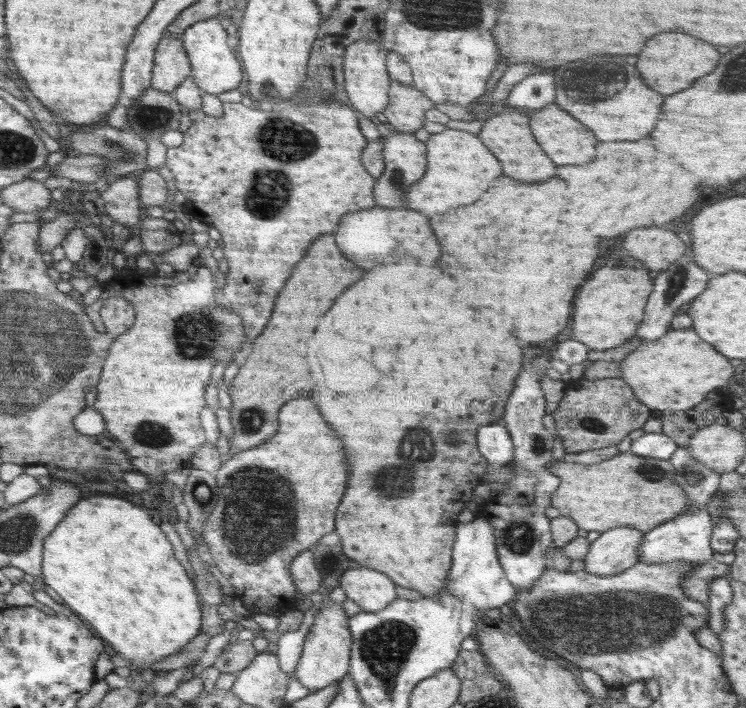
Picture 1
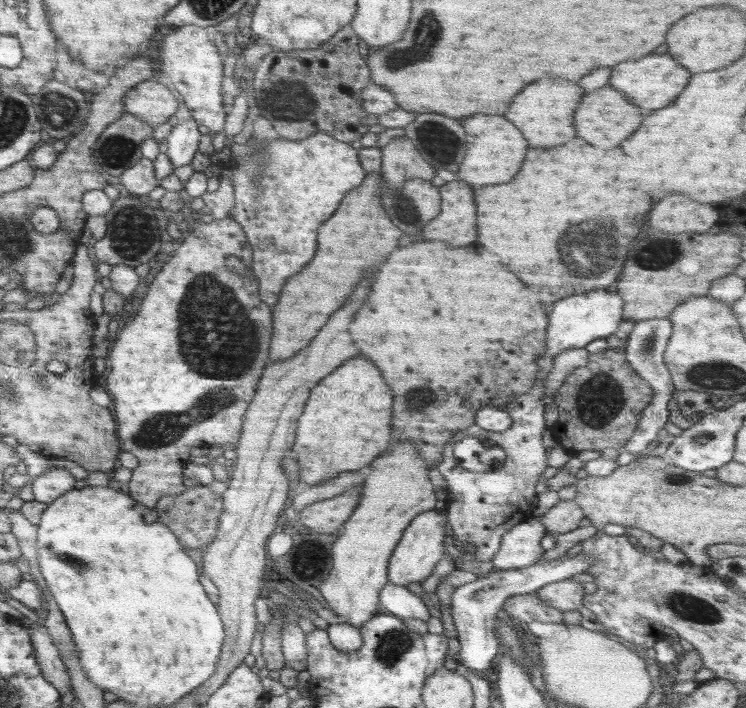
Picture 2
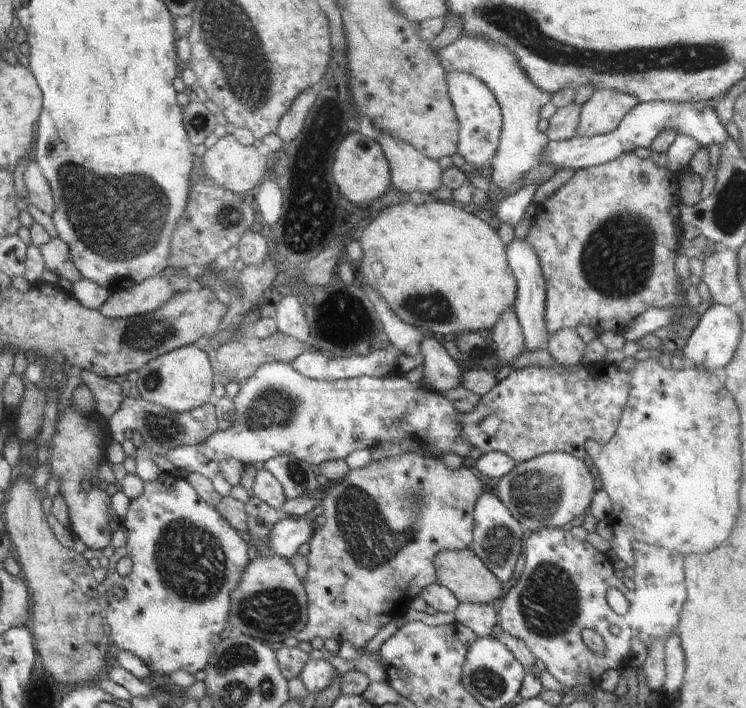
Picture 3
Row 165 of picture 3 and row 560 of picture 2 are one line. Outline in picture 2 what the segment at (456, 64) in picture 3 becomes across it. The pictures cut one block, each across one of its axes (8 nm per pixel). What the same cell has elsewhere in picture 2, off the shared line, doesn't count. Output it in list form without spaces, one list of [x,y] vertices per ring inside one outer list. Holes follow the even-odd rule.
[[[535,518],[516,524],[502,536],[499,549],[492,557],[494,570],[510,570],[533,565],[544,556],[540,540],[548,534],[547,528]]]

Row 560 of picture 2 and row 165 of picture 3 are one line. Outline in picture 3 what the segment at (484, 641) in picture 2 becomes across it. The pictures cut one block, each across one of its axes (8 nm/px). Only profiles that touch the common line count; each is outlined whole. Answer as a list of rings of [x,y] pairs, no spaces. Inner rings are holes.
[[[650,101],[638,103],[628,111],[620,121],[618,128],[605,135],[593,137],[574,136],[567,141],[550,141],[541,154],[541,162],[555,167],[555,170],[572,168],[572,170],[583,169],[594,165],[601,165],[618,155],[634,151],[638,146],[650,148],[652,141],[658,133],[666,127],[676,127],[677,132],[694,137],[702,147],[710,144],[720,144],[730,138],[730,135],[720,123],[718,115],[708,102],[696,103],[667,103],[666,101]]]

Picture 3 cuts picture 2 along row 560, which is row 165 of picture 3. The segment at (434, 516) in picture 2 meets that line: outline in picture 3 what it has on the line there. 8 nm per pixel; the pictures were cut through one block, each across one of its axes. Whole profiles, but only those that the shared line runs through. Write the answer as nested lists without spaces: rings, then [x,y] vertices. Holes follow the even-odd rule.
[[[375,128],[375,134],[389,162],[391,183],[398,190],[409,194],[414,190],[433,194],[442,185],[443,170],[437,161],[420,154],[411,144],[397,139],[388,131]]]

